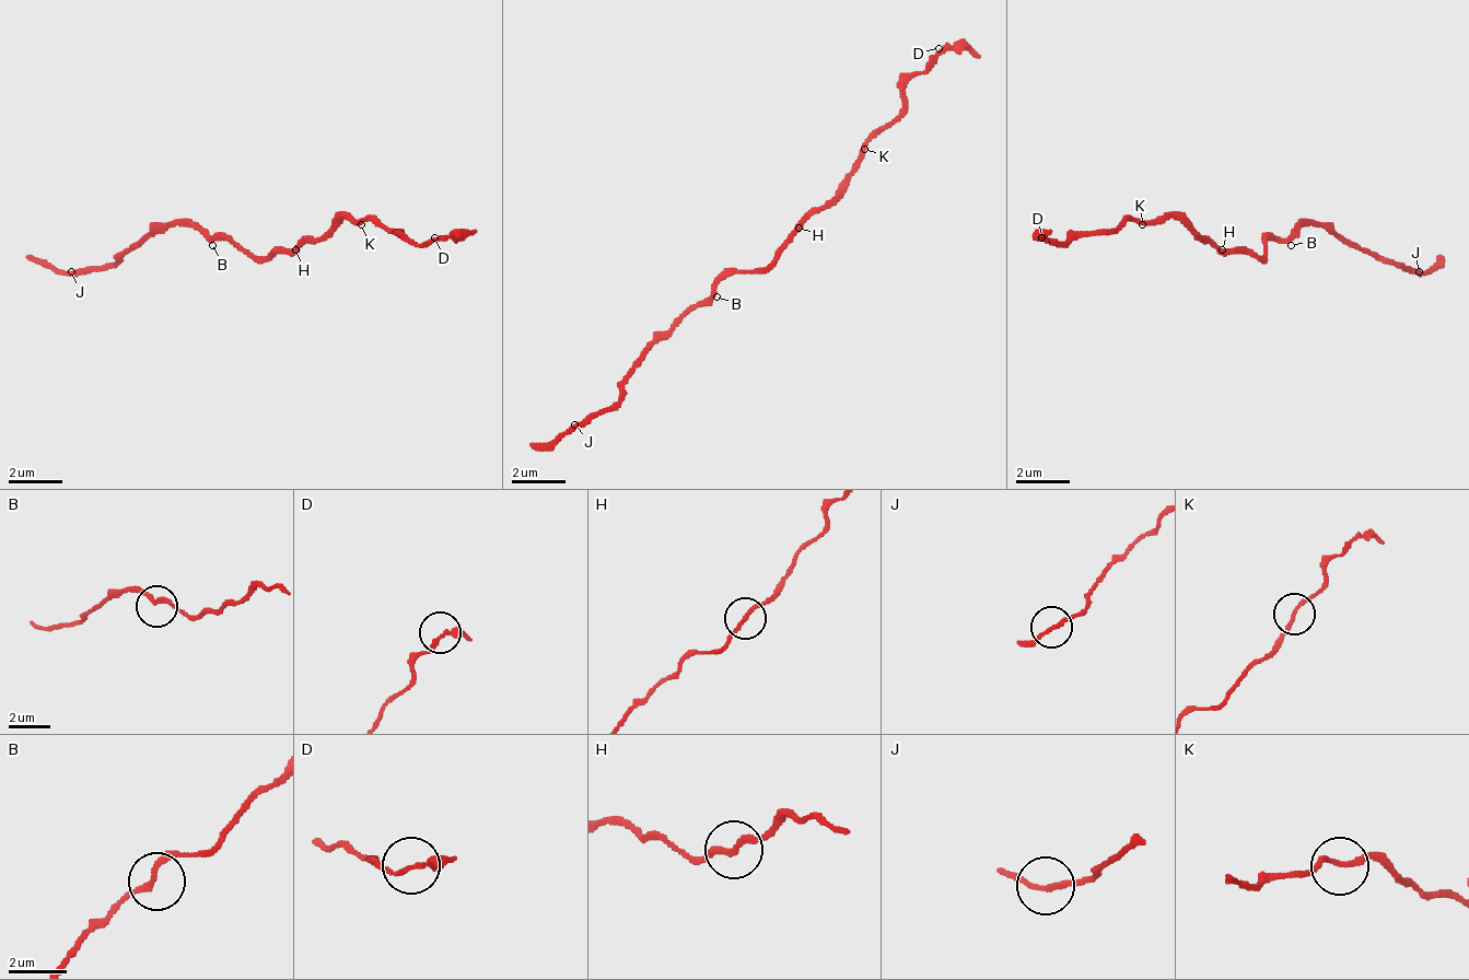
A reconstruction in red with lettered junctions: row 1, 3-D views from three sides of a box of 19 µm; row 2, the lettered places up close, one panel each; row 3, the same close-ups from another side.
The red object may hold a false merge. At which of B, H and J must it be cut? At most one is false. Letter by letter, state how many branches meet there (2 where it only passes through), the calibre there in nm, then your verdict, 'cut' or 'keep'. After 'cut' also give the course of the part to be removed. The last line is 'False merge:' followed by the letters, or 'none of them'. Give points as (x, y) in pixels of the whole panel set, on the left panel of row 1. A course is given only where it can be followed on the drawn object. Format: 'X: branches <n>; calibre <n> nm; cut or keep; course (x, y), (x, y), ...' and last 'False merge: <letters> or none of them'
B: branches 2; calibre 190 nm; keep
H: branches 2; calibre 190 nm; cut; course (293, 252), (340, 218), (381, 218), (415, 245), (475, 231)
J: branches 2; calibre 170 nm; keep
False merge: H

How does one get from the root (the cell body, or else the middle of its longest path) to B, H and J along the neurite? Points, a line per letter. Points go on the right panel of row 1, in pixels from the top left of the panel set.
B: (1263, 258), (1263, 245), (1270, 237), (1277, 245), (1291, 245)
H: (1263, 258), (1257, 258), (1250, 252), (1223, 252)
J: (1263, 258), (1270, 237), (1284, 237), (1304, 224), (1331, 224), (1372, 258), (1391, 258), (1405, 271), (1419, 271)

